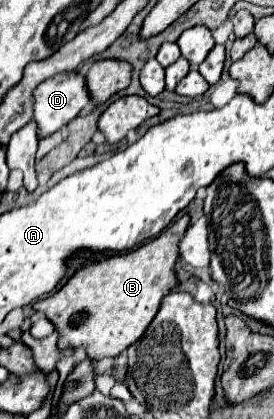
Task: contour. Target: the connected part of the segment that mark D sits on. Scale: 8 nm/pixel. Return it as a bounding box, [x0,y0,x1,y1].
[34,70,92,138]

